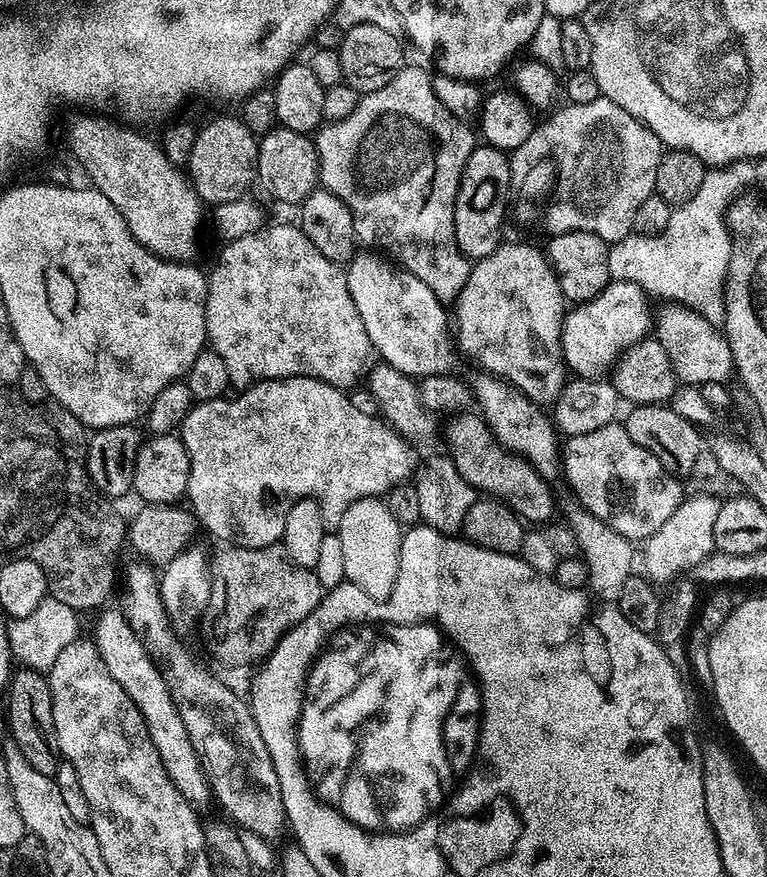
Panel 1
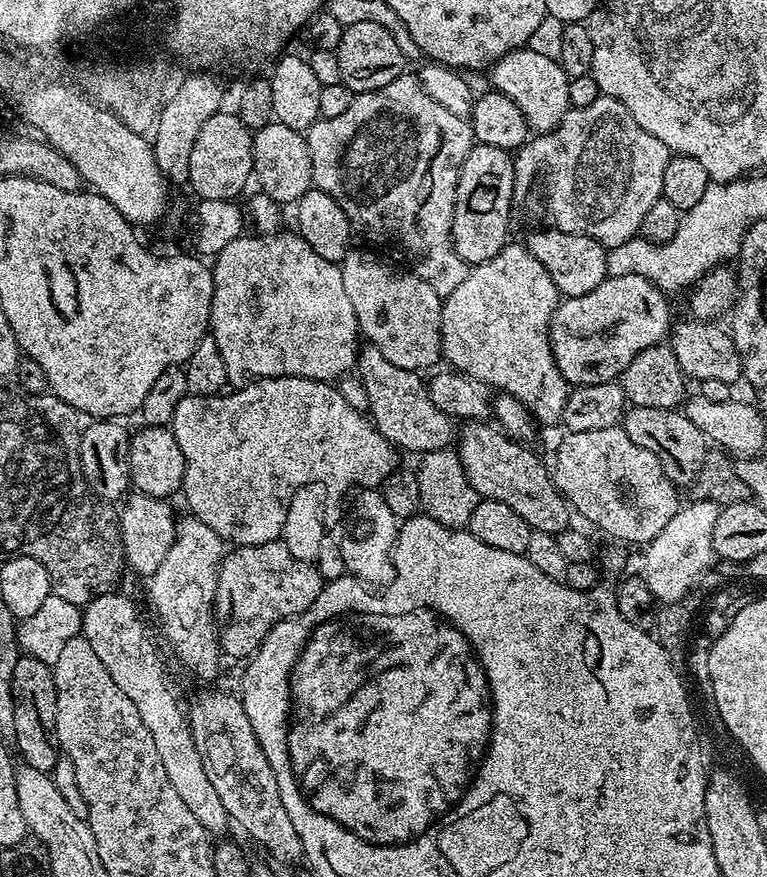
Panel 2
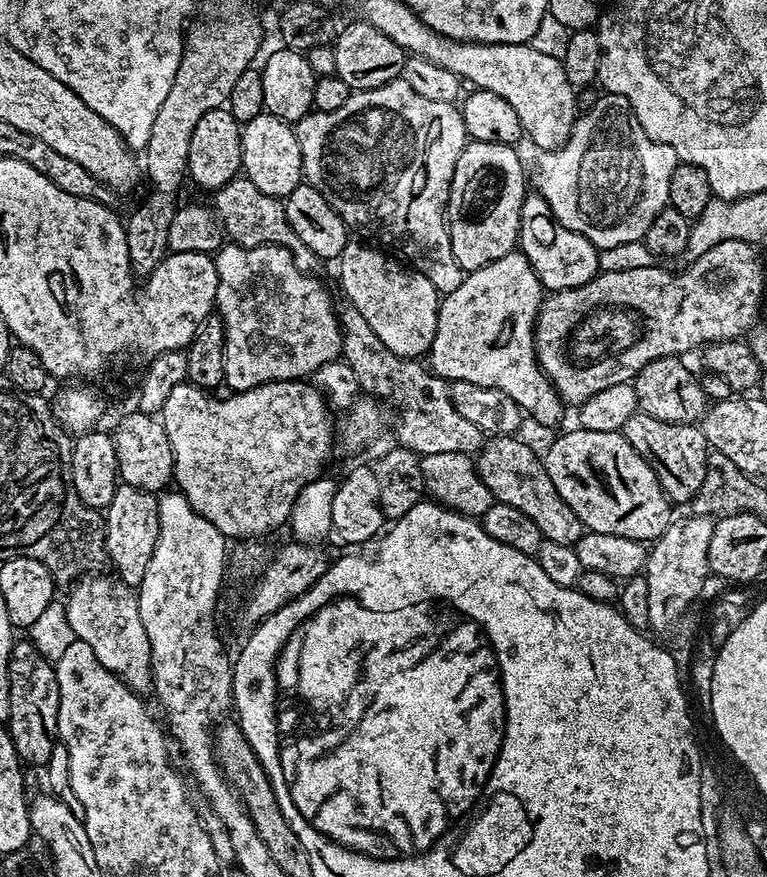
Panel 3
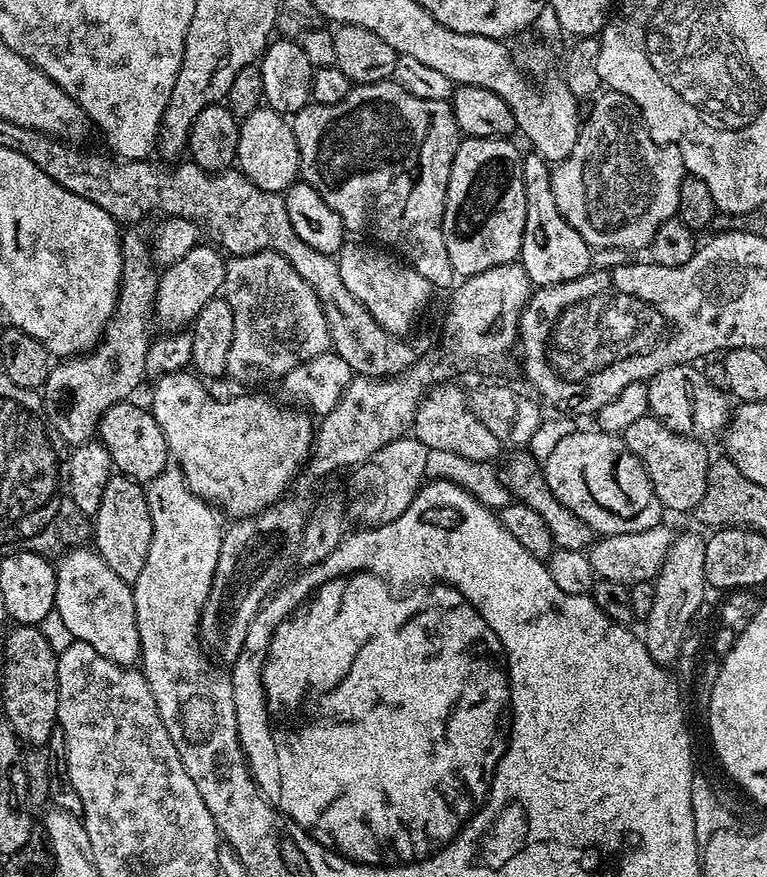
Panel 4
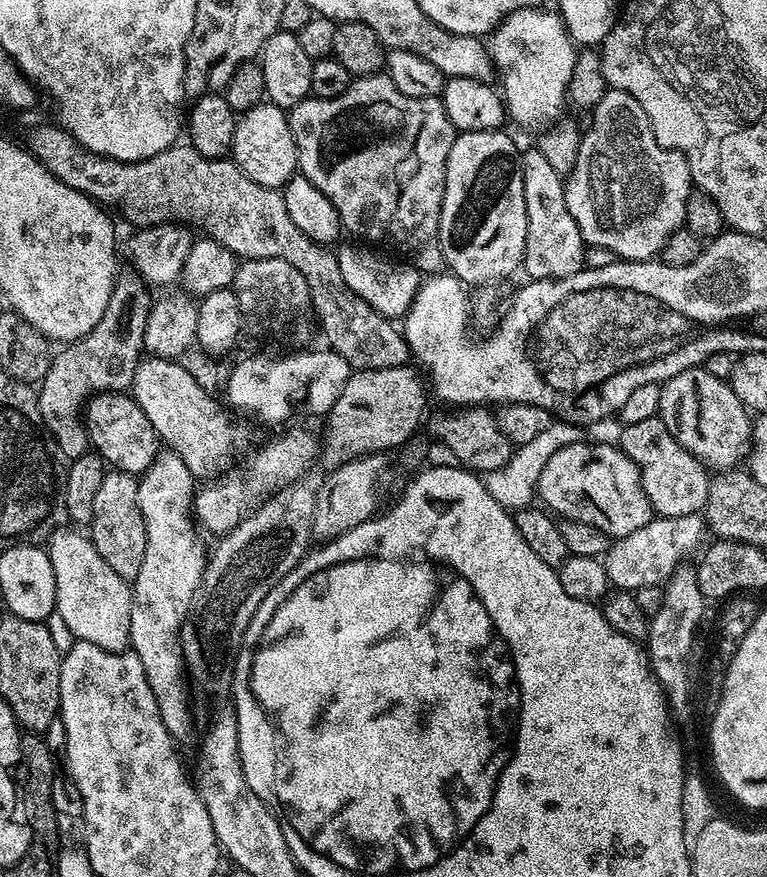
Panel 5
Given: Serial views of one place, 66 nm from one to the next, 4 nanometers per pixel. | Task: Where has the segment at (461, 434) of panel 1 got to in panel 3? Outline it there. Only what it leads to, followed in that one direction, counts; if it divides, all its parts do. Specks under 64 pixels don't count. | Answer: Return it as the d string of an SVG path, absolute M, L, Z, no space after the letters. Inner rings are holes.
M515 435L497 436L485 439L484 447L475 453L476 472L482 482L489 487L495 503L514 506L514 510L522 510L538 526L541 537L550 542L574 546L583 538L586 531L584 523L566 506L562 494L554 490L554 482L550 482L550 474L546 474L543 459L528 444L516 440Z

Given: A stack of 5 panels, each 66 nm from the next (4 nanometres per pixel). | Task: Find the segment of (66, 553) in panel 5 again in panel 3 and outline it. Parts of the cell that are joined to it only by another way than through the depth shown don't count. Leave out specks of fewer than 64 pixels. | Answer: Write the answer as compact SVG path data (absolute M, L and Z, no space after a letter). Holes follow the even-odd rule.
M85 574L71 585L69 592L72 593L66 599L70 630L74 630L76 639L94 650L98 662L125 686L147 693L152 688L152 655L150 638L146 638L142 626L142 614L138 614L137 593L118 578L100 575L104 574Z

